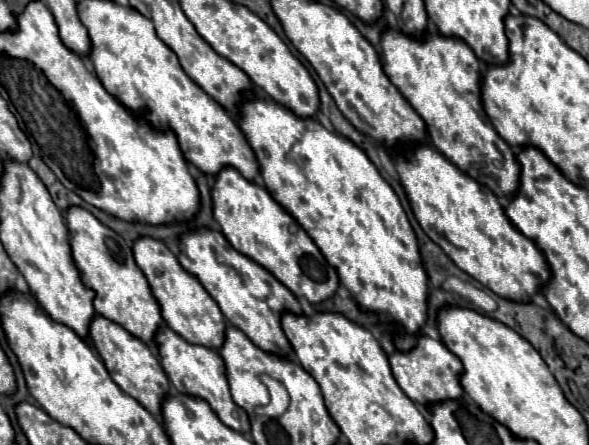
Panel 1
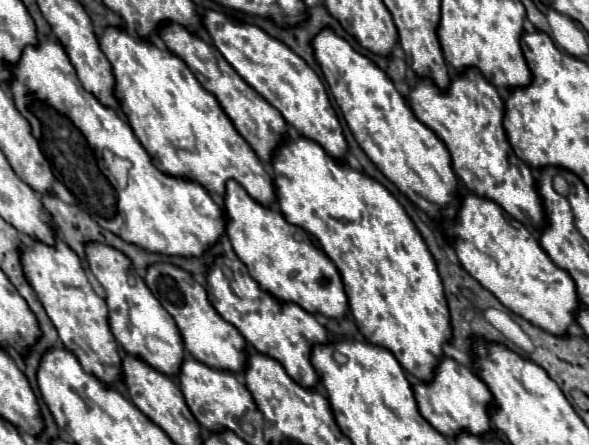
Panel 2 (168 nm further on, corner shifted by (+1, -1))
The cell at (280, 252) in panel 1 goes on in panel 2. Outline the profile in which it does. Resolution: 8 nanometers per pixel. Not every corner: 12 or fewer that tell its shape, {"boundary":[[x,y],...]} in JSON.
{"boundary":[[226,183],[234,253],[264,291],[332,319],[342,277],[304,229]]}

